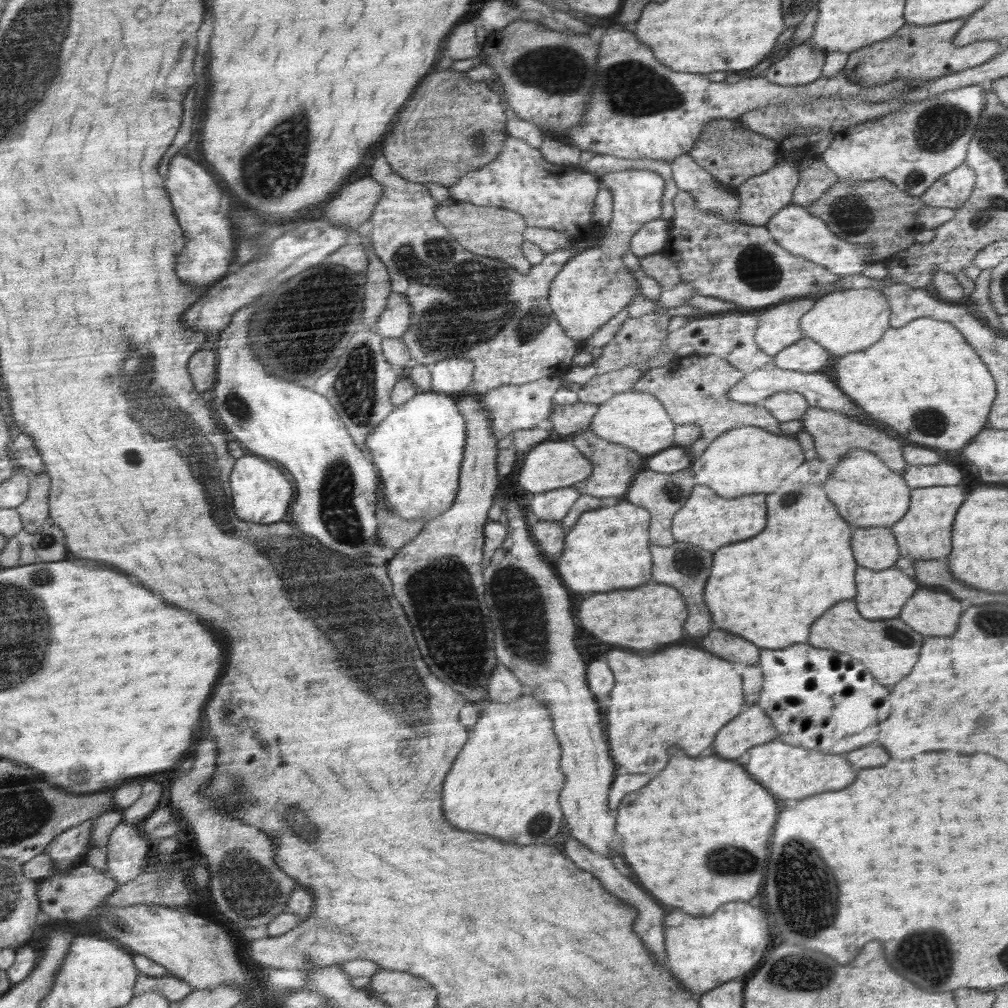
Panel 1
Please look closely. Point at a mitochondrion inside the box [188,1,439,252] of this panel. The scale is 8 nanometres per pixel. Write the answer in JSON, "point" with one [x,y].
{"point":[280,168]}

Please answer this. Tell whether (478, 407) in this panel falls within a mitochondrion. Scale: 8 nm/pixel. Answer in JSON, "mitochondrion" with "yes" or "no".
{"mitochondrion":"no"}

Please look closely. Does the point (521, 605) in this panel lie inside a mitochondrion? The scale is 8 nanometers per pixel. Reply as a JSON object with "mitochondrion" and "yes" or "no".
{"mitochondrion":"yes"}

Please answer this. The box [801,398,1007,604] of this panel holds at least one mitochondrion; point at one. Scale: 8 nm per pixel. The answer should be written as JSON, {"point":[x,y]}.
{"point":[936,423]}

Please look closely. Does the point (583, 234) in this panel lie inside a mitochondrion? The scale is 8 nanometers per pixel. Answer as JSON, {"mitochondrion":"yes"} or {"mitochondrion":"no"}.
{"mitochondrion":"no"}

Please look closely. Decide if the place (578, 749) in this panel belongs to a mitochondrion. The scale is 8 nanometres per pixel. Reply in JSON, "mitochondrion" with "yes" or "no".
{"mitochondrion":"no"}

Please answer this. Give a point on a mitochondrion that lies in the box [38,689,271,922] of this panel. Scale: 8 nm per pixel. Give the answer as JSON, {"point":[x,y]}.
{"point":[238,788]}

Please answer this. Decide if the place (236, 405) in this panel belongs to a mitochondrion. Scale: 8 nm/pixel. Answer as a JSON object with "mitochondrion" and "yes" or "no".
{"mitochondrion":"yes"}

